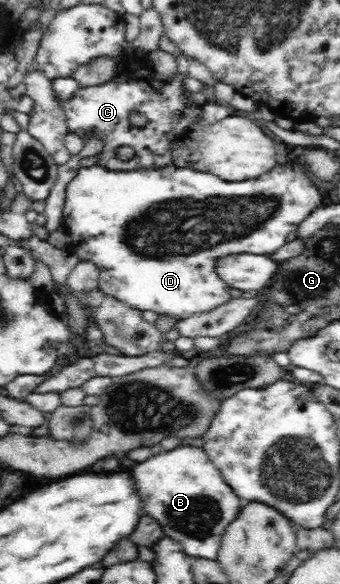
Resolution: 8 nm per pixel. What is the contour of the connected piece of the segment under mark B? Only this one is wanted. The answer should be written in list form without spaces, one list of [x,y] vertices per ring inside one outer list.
[[[177,447],[153,455],[131,469],[131,479],[143,509],[161,525],[165,536],[180,541],[184,552],[192,558],[216,559],[225,526],[236,516],[243,501],[225,483],[202,447]]]

